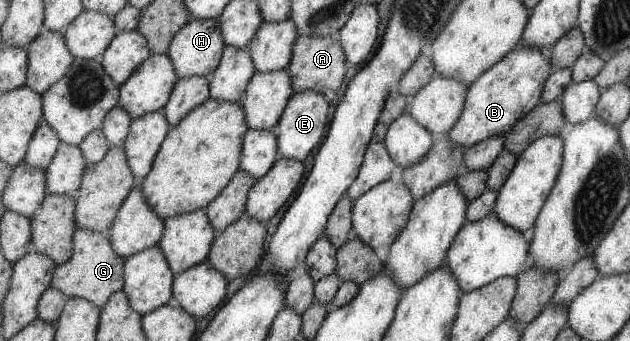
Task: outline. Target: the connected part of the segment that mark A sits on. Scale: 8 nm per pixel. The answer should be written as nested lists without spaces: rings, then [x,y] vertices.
[[[300,34],[294,45],[293,57],[288,70],[296,93],[317,90],[333,99],[333,91],[339,91],[345,85],[347,71],[349,71],[348,66],[349,61],[344,46],[341,45],[337,36]]]

